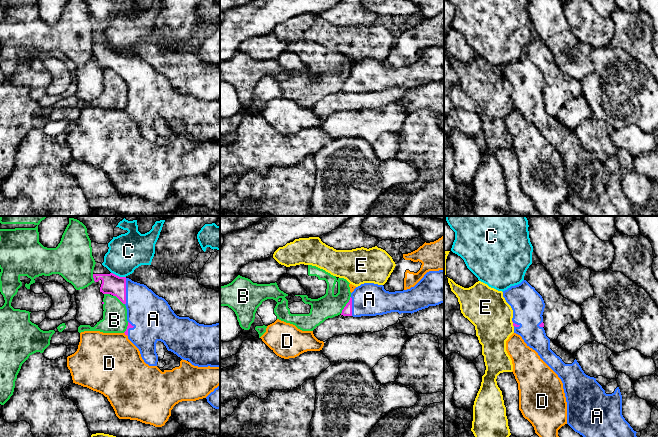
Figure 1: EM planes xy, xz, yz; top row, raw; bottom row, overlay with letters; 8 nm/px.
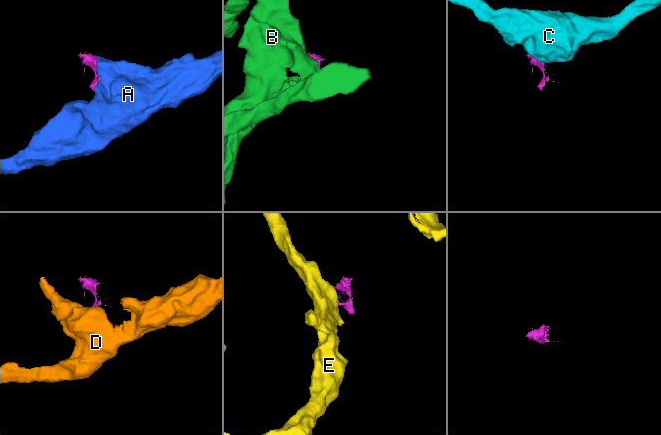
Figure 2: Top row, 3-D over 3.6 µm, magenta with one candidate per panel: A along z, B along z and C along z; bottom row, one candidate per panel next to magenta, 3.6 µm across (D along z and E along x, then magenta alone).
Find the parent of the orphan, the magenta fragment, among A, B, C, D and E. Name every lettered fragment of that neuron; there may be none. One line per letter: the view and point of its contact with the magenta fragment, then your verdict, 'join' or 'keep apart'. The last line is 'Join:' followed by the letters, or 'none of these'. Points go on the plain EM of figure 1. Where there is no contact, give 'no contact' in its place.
A: meets magenta in xy at (125, 67); join
B: meets magenta in xz at (346, 81); keep apart
C: meets magenta in xy at (118, 52); keep apart
D: meets magenta in xy at (125, 110); keep apart
E: meets magenta in yz at (513, 100); keep apart
Join: A

